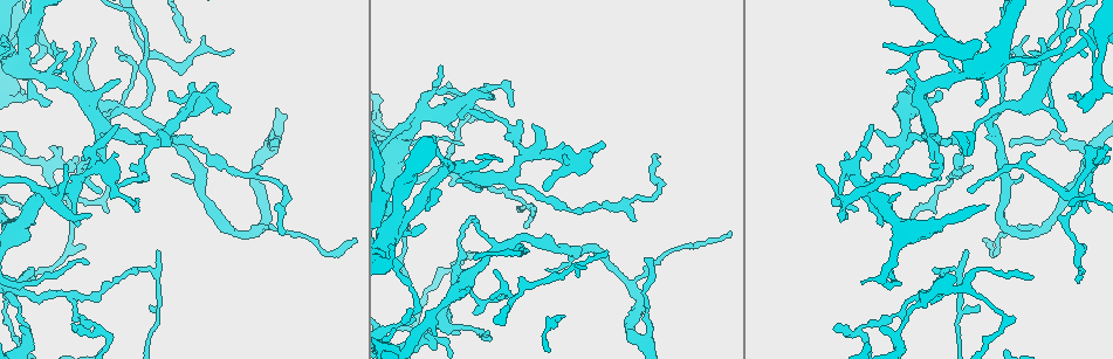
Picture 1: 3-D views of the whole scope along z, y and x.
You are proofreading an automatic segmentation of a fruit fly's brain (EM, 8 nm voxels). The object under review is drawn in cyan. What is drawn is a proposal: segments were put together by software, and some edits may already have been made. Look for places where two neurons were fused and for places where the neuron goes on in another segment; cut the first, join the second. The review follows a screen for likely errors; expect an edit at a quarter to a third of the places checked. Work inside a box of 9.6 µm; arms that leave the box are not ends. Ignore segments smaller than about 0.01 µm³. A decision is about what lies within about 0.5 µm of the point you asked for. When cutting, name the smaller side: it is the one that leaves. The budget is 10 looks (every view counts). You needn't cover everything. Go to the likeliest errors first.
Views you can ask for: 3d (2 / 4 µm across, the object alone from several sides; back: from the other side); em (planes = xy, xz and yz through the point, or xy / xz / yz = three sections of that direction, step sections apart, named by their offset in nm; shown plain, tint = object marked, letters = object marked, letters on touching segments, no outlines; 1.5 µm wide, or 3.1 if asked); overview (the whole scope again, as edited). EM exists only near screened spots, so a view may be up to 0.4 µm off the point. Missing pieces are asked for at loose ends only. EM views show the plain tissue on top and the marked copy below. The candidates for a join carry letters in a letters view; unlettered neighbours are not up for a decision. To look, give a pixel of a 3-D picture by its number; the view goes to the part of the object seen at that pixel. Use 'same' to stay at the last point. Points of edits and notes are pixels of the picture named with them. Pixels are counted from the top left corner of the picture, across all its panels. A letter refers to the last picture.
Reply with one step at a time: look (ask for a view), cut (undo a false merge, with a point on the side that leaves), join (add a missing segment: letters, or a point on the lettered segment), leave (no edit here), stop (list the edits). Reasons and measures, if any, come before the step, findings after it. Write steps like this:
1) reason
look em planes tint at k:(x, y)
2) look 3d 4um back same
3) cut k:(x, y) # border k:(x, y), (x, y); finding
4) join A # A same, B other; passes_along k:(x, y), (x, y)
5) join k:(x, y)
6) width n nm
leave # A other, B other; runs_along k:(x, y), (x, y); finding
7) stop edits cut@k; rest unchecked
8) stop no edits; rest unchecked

a fork
look em yz step 8 tint at 1:(69, 293)

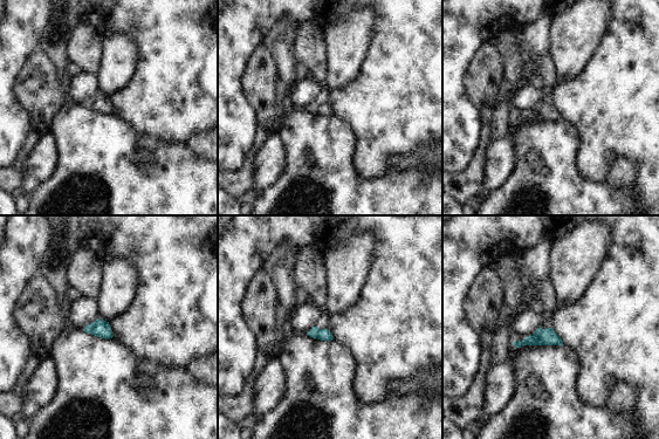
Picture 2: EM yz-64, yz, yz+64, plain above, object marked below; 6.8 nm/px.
look em planes tint same

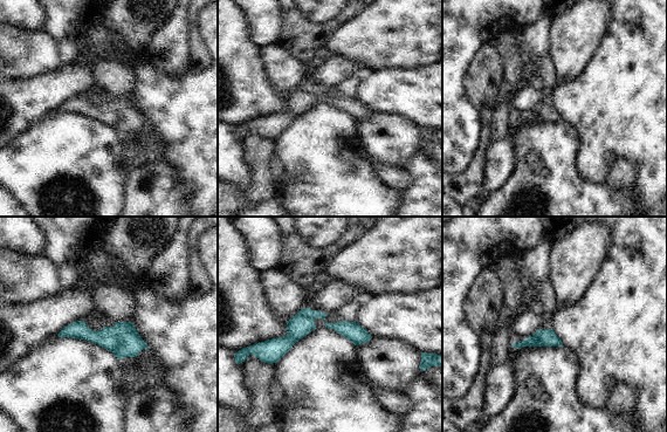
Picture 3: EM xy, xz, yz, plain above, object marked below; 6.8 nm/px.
look em planes letters same

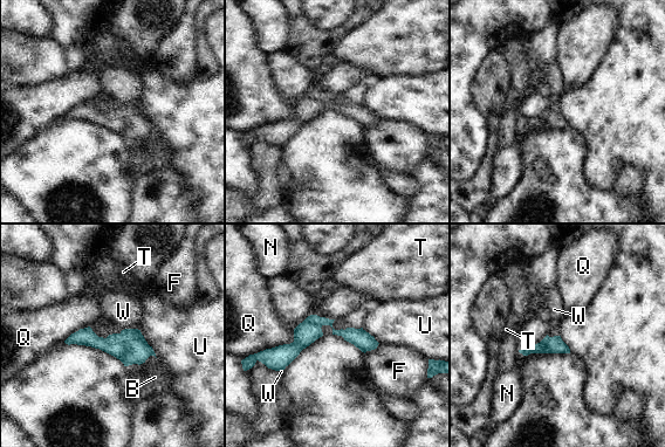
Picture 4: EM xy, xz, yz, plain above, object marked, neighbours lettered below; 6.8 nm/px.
leave # B other, F other, N other, Q other, T other, U other, W other; runs_along 4:(374, 343), (319, 322), (276, 353); continuous, no second neuron

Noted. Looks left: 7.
thin end
look em yz step 8 letters at 1:(472, 219)

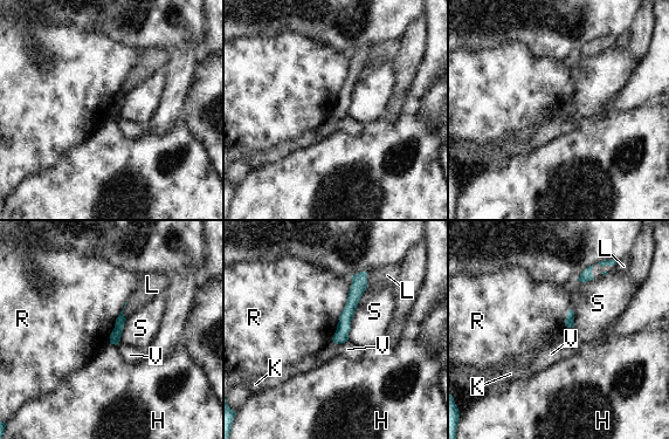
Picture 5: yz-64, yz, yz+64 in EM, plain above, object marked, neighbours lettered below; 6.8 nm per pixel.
another direction
look em planes letters same

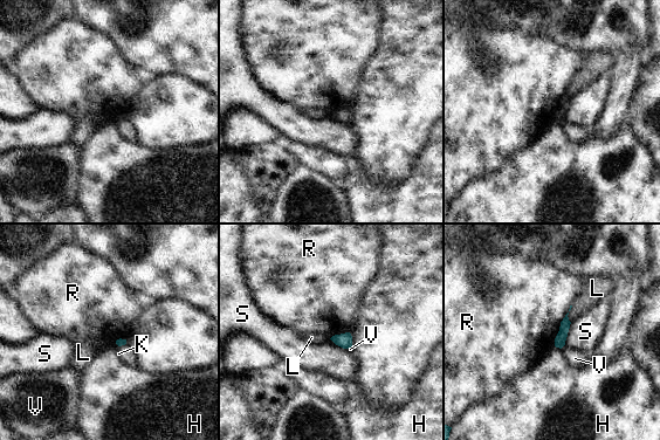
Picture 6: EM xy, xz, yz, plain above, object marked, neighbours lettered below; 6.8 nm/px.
longest_contact R 320 nm
leave # H other, K other, L other, R other, S other, V other; border 6:(571, 304), (561, 322), (554, 345); none of them fits

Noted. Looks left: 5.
tapers out
look em xy step 4 letters at 1:(511, 104)

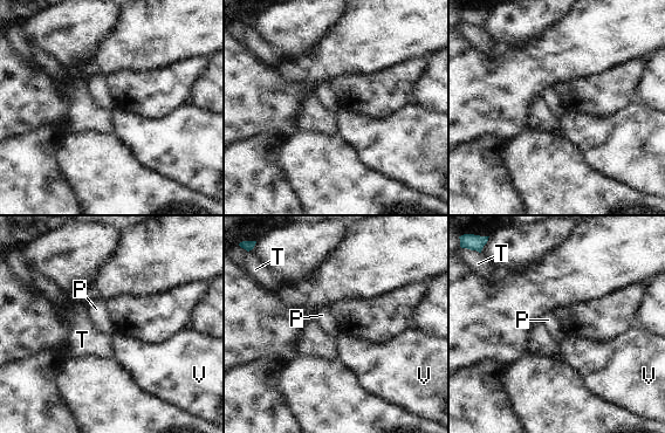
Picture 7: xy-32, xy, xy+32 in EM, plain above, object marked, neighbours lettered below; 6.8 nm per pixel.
another direction
look em planes letters same

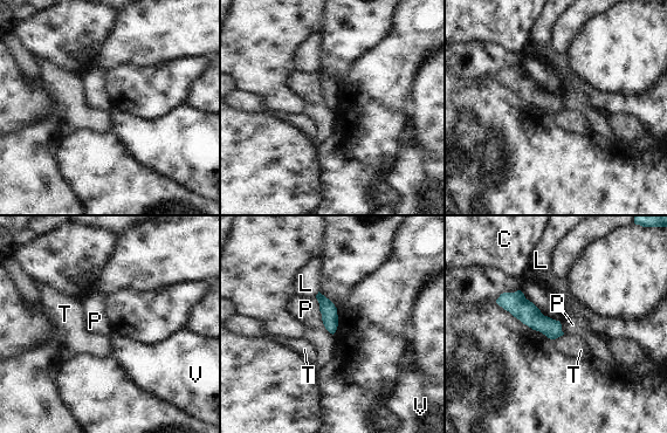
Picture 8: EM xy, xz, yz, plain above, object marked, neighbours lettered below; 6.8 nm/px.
width 110 nm
leave # C other, L other, P other, T other, V other; border 8:(315, 297), (322, 323), (332, 335); no lettered segment goes on from it

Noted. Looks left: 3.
free end
look 3d 4um at 1:(442, 65)

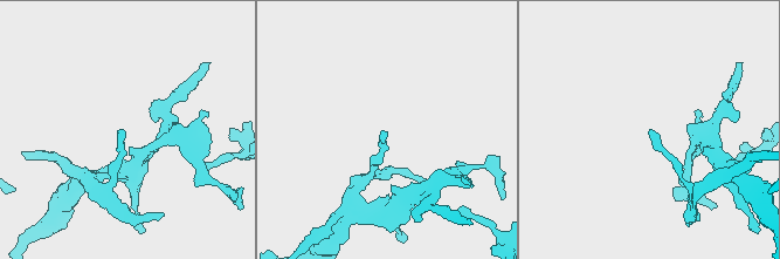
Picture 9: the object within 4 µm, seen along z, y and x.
now the EM
look em planes tint at 9:(387, 131)

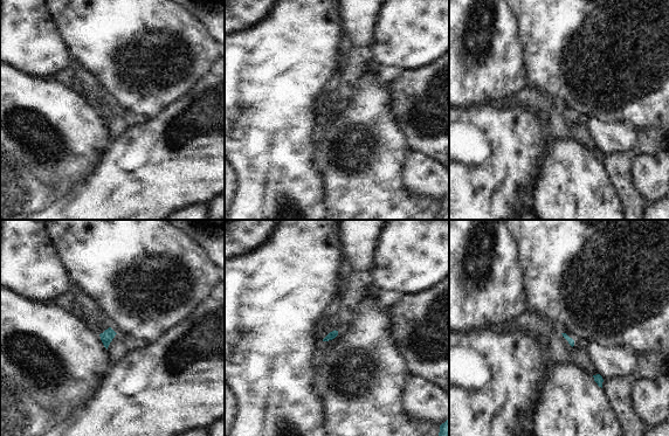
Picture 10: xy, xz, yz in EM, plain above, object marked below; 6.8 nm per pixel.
look em planes letters same

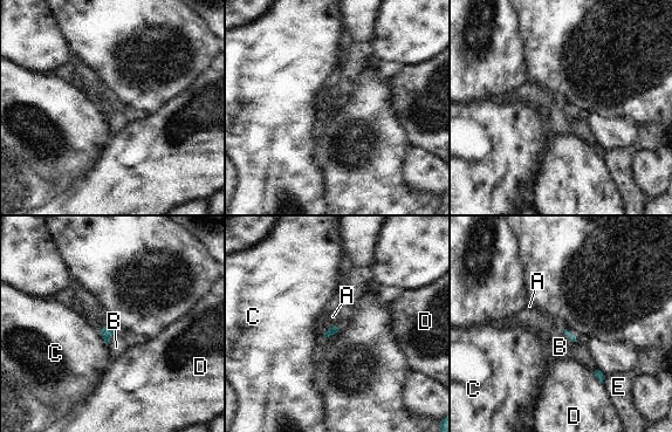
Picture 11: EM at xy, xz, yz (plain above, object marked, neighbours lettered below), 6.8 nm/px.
leave # A other, B other, C other, D other, E other; border 11:(116, 329), (107, 344); none of them fits

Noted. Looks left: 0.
stop no edits; rest unchecked

